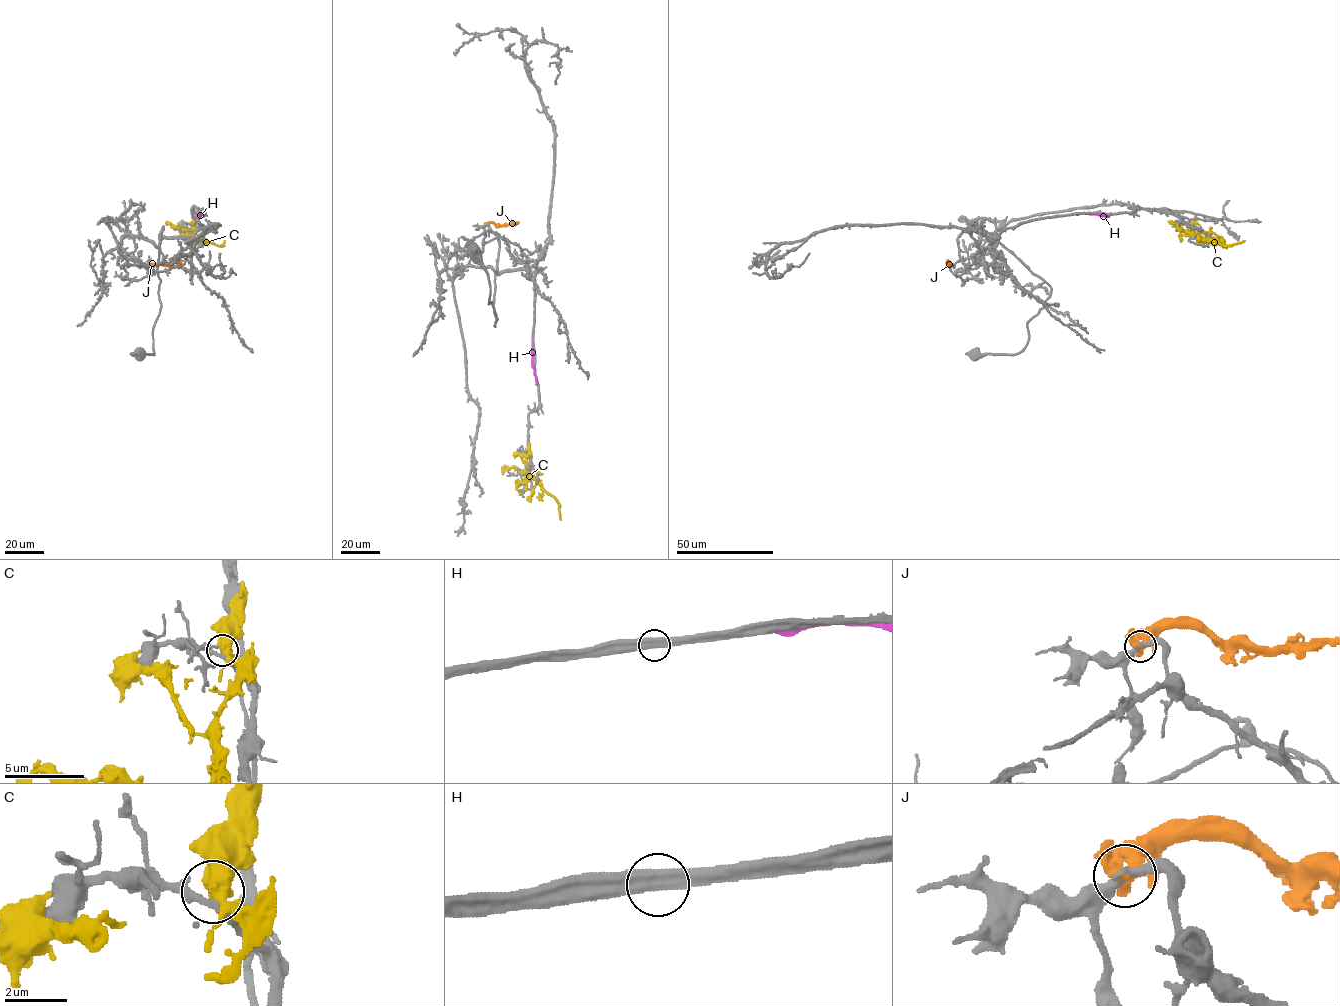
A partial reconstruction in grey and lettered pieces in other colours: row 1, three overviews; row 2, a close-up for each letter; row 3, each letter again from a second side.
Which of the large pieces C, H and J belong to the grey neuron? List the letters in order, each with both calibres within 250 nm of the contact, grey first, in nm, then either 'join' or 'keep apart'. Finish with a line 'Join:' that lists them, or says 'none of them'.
C: 200 nm thick on the grey side, 440 nm on the other; keep apart
H: 480 nm thick on the grey side, 220 nm on the other; keep apart
J: 280 nm thick on the grey side, 360 nm on the other; keep apart
Join: none of them

